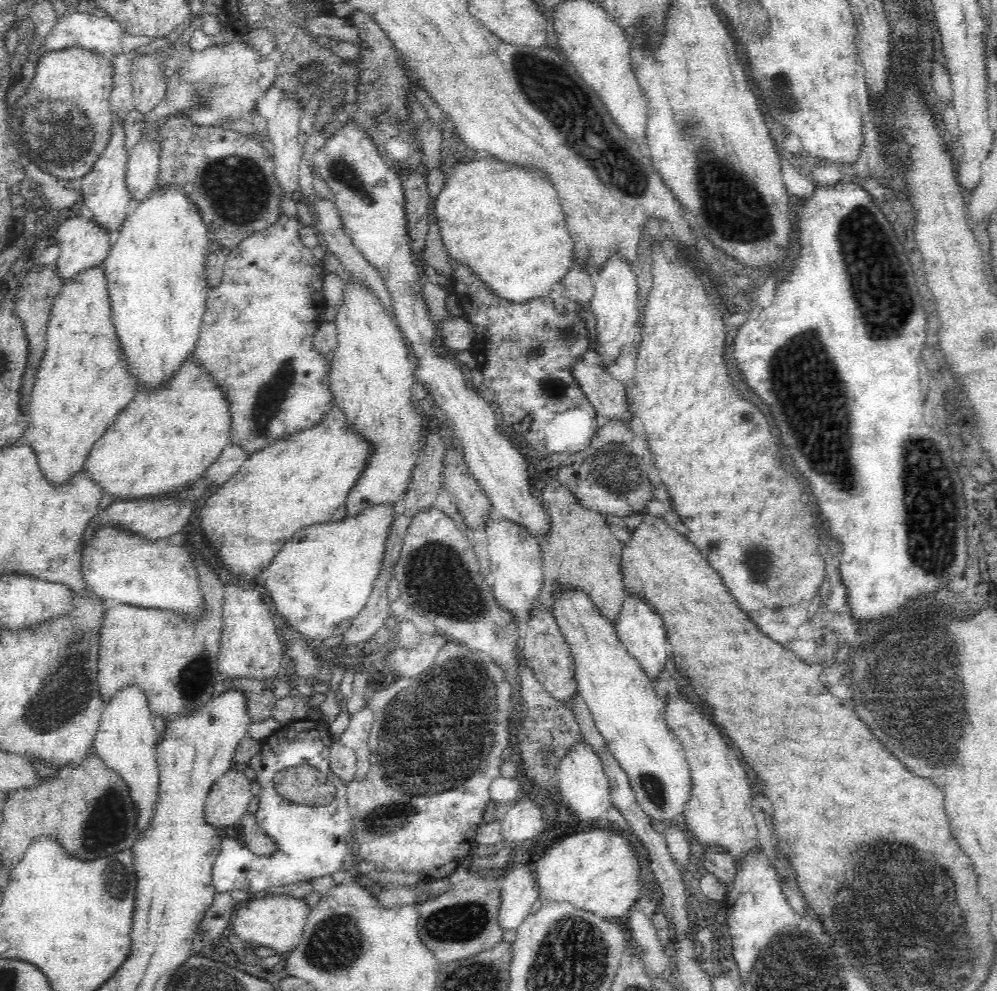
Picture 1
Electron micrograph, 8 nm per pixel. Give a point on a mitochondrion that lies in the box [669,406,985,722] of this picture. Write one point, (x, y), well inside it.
(930, 516)

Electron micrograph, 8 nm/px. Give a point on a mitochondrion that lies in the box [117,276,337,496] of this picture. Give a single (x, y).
(270, 396)

